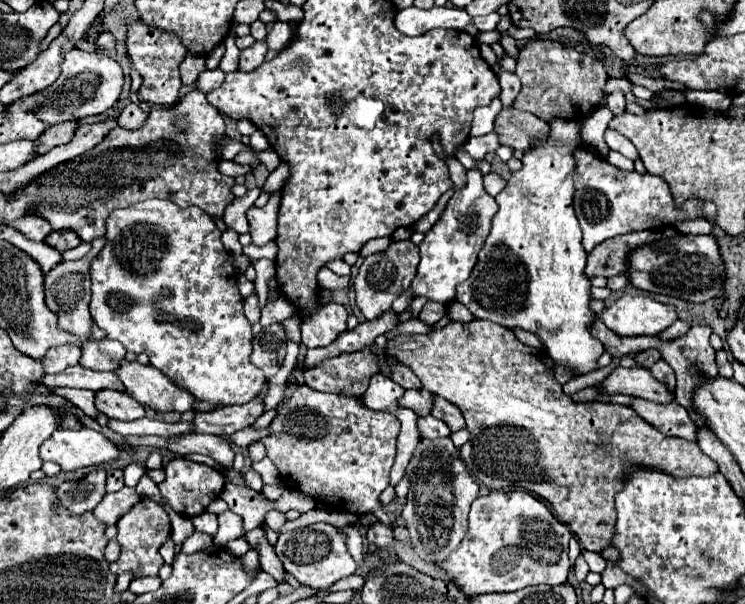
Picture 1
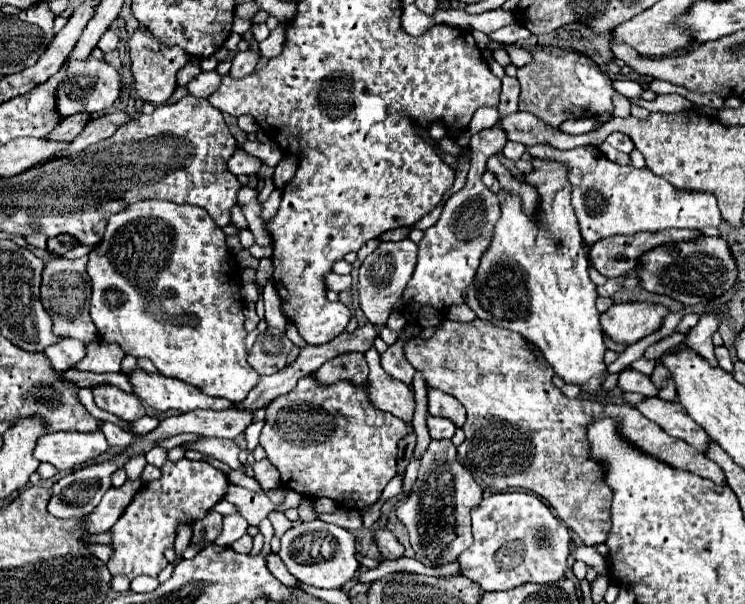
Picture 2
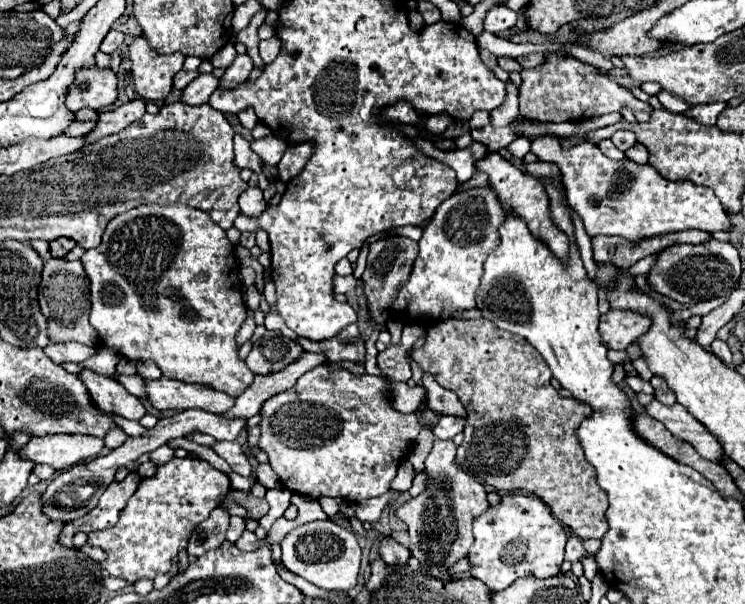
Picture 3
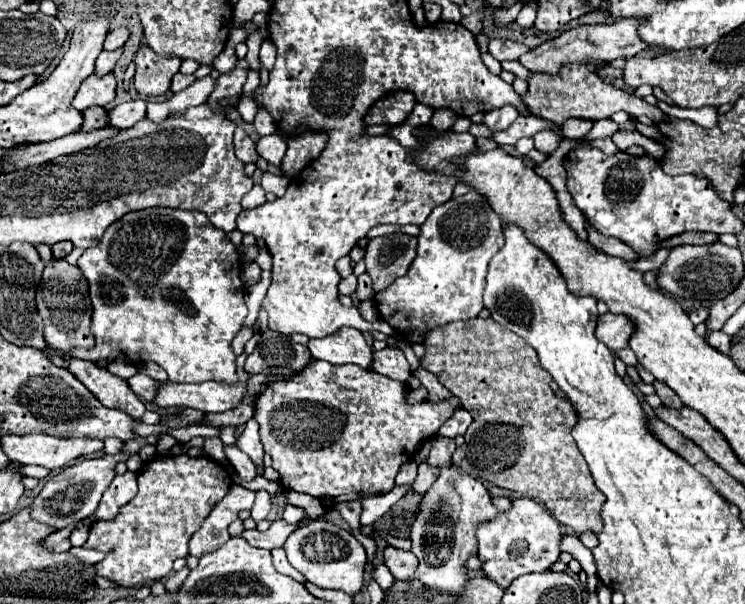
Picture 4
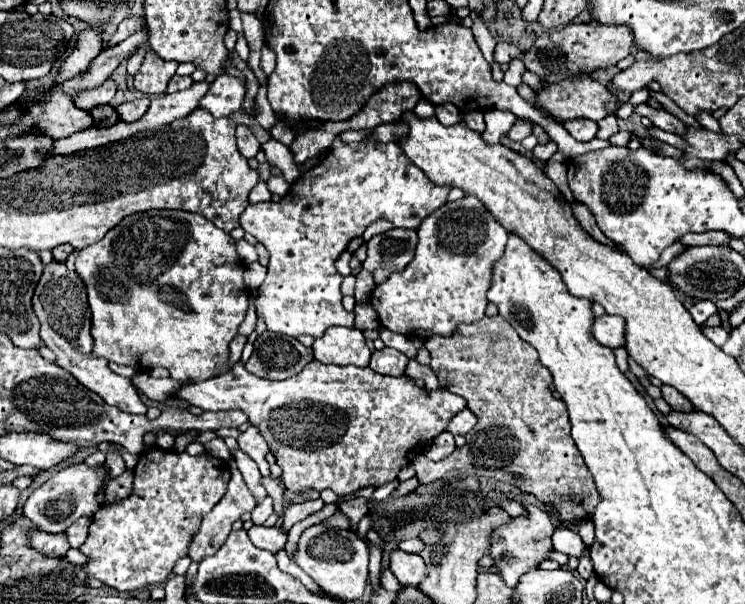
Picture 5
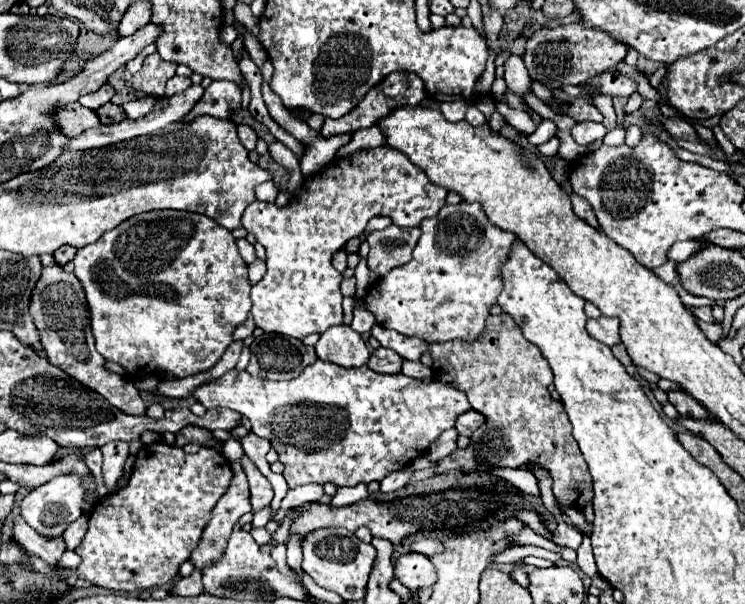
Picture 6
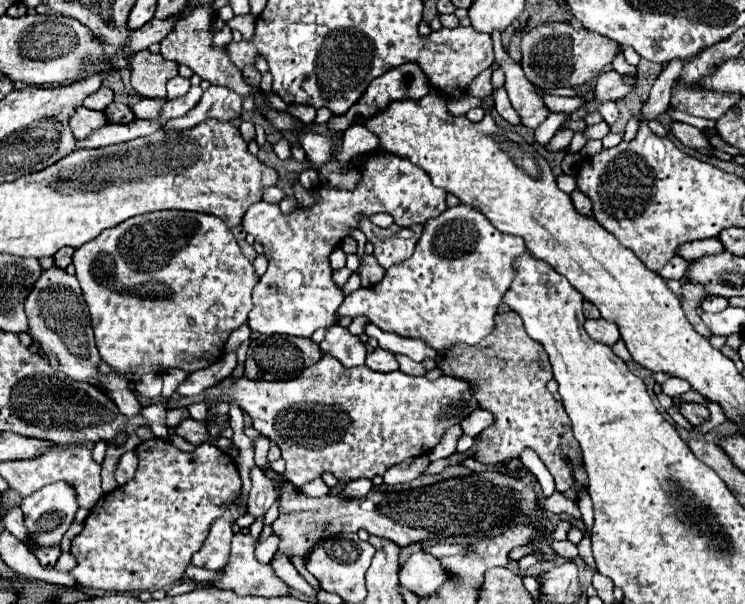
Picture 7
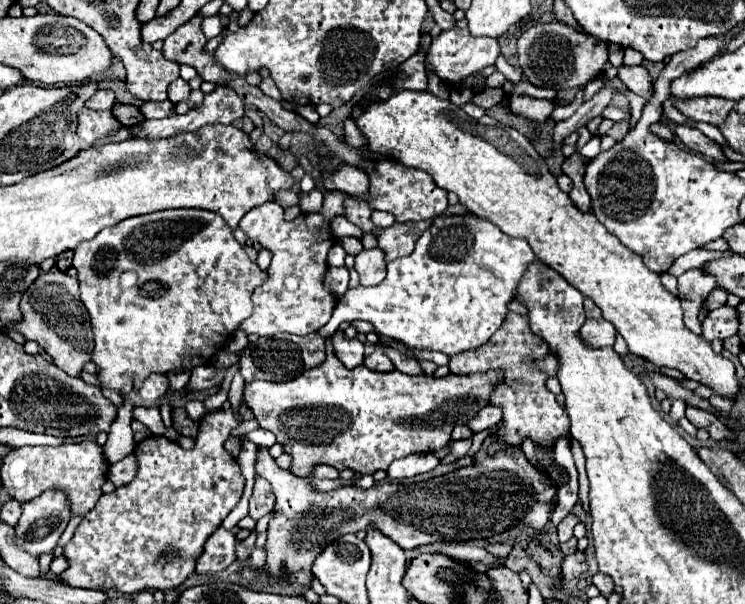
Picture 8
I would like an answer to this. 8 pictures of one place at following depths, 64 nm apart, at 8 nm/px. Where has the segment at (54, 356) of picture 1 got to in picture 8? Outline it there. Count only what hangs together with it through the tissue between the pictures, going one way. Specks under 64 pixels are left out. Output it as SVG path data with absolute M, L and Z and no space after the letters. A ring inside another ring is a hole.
M192 208L160 210L160 212L154 212L154 214L148 214L148 216L134 216L134 218L122 220L120 224L116 224L112 228L104 228L104 232L100 232L100 236L78 244L78 248L74 250L74 268L78 270L78 282L80 282L80 292L82 292L80 298L86 306L86 310L90 312L90 323L92 332L94 332L94 362L100 366L98 378L108 388L112 388L116 392L124 392L124 394L138 392L142 382L150 374L166 374L170 370L194 370L196 366L212 364L214 356L226 344L230 334L234 330L238 330L242 320L246 320L250 316L250 294L252 294L252 290L266 280L266 272L262 272L256 266L256 262L252 262L246 256L244 248L232 236L232 228L228 224L220 226L220 216L216 216L214 212L208 212L208 210L192 210ZM124 272L134 272L138 276L136 284L132 288L126 288L126 290L120 288L120 276Z

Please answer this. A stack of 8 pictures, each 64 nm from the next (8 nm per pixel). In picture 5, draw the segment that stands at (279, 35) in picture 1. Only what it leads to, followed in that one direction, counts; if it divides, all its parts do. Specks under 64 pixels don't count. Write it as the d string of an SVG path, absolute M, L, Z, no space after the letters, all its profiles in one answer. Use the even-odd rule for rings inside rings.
M264 44L264 48L262 48L262 70L264 70L264 74L270 76L274 72L274 66L276 66L276 54L272 52L272 48L268 48Z

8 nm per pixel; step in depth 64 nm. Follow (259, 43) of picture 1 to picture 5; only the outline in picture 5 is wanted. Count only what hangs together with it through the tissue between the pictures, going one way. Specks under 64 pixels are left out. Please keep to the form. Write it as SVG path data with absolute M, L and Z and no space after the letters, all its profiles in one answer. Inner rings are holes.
M220 74L212 82L208 94L202 98L200 106L206 108L216 118L230 116L232 112L240 110L244 92L246 92L246 88L240 78L230 76L230 74Z

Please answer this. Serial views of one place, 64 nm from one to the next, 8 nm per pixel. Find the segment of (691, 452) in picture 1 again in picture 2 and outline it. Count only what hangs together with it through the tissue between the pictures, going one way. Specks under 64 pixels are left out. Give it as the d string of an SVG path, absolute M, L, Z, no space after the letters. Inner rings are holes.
M444 320L432 338L424 340L420 336L412 336L404 344L406 360L422 374L426 386L442 390L454 396L466 408L466 440L458 446L460 460L464 468L474 476L476 482L488 486L490 490L506 490L506 488L526 488L534 494L542 496L550 508L554 510L556 518L562 520L580 540L584 546L598 546L606 542L610 532L610 506L612 506L612 488L604 484L604 466L592 458L590 444L586 438L588 424L594 424L602 418L616 420L620 434L644 454L656 456L664 460L668 466L678 470L690 470L702 478L708 478L716 484L724 482L722 468L708 460L702 452L696 452L684 440L668 436L658 424L646 420L634 406L628 404L612 404L600 400L582 400L582 398L566 398L560 388L552 382L552 366L540 356L540 350L524 340L520 334L512 330L504 330L488 320L472 320L472 322L452 322Z

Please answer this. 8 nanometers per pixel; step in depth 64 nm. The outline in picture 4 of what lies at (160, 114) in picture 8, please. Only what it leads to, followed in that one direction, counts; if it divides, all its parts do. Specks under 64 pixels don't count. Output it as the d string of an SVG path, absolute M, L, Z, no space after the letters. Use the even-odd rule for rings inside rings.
M130 100L124 104L118 104L114 110L108 112L108 126L116 130L126 130L132 128L138 120L146 116L146 100Z

